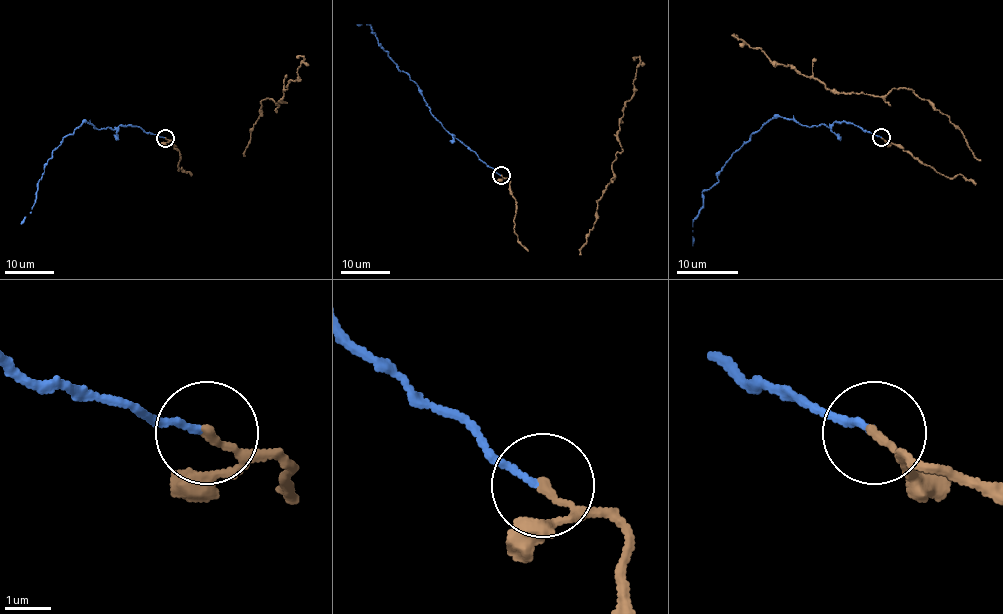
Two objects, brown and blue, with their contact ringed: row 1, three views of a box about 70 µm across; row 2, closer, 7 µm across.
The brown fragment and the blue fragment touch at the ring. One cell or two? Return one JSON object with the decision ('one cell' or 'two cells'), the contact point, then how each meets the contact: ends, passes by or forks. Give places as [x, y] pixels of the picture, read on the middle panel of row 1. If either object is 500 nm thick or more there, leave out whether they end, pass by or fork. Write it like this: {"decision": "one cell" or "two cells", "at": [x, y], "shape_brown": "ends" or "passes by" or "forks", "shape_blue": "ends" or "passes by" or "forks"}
{"decision": "one cell", "at": [501, 175], "shape_brown": "ends", "shape_blue": "ends"}

